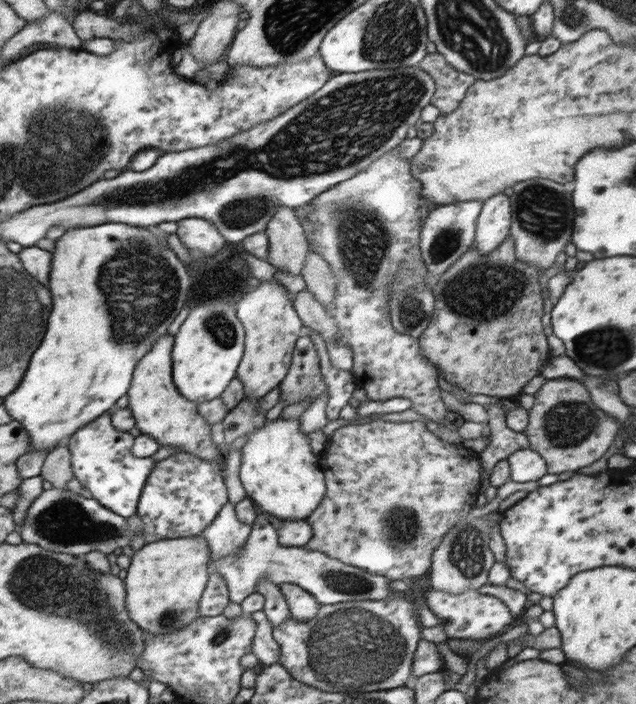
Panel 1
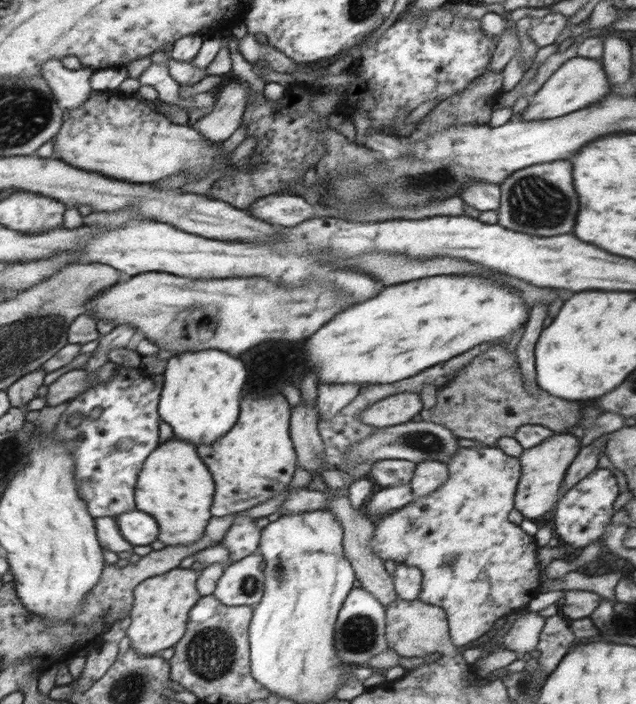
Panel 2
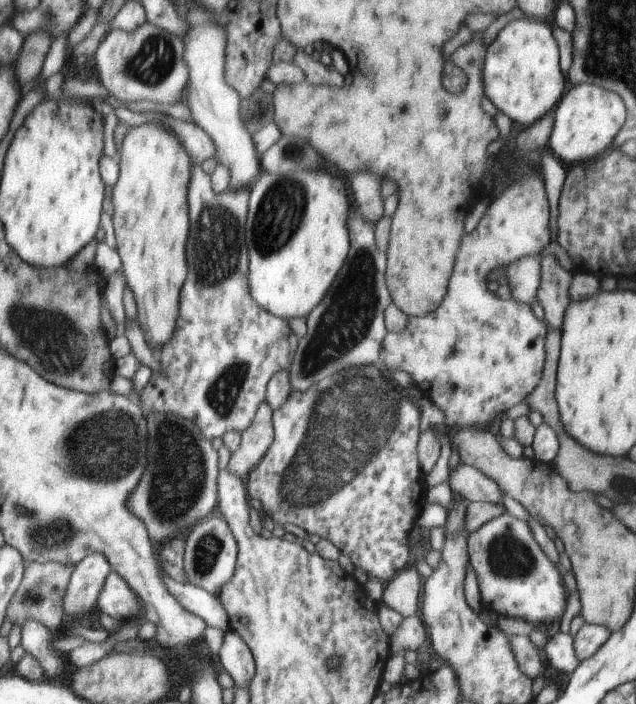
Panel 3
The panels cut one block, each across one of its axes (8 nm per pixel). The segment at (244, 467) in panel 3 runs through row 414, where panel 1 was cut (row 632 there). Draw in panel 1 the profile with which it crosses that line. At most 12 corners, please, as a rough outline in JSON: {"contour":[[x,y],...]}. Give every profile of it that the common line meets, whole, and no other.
{"contour":[[263,610],[250,616],[257,622],[252,651],[266,666],[277,663],[280,646]]}

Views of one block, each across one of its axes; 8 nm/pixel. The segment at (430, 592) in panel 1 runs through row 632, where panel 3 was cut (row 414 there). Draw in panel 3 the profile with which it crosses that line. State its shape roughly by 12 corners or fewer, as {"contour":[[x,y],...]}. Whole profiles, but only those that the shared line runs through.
{"contour":[[541,179],[492,202],[449,294],[388,333],[448,426],[491,424],[543,377],[546,326],[486,286],[551,242]]}

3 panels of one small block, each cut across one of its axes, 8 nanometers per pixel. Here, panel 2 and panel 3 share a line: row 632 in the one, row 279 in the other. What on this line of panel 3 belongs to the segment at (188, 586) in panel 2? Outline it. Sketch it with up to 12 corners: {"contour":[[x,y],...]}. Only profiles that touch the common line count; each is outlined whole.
{"contour":[[130,126],[110,196],[150,348],[175,331],[192,162]]}

